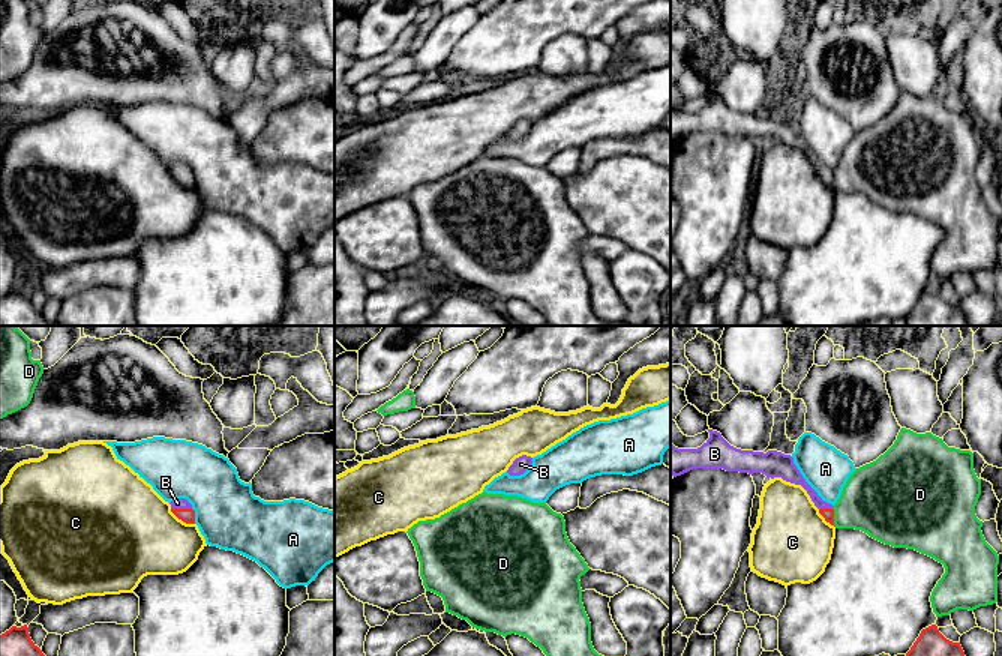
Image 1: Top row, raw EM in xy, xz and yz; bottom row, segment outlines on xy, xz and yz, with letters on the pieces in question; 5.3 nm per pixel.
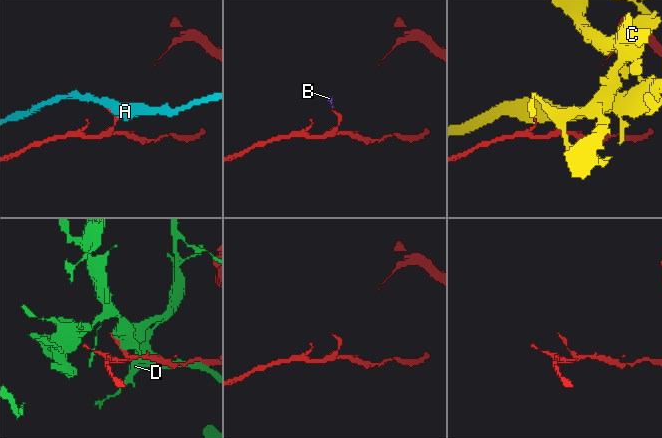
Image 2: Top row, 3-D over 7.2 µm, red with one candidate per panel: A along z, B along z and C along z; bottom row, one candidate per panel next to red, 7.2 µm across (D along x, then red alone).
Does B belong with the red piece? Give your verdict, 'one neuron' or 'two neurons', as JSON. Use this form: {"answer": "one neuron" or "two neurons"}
{"answer": "one neuron"}

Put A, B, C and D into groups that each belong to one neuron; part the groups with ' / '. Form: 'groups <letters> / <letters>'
groups A / B / C / D

